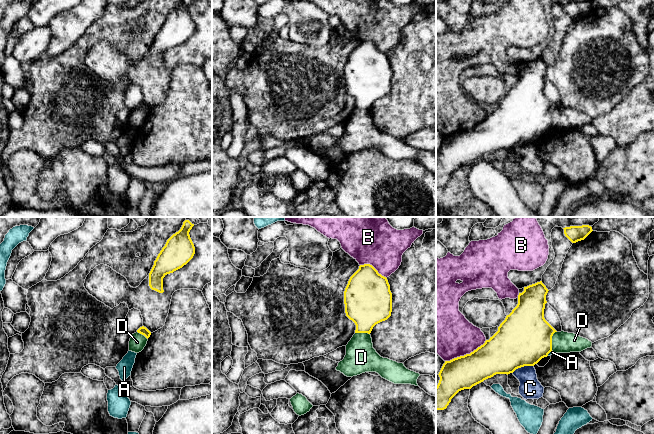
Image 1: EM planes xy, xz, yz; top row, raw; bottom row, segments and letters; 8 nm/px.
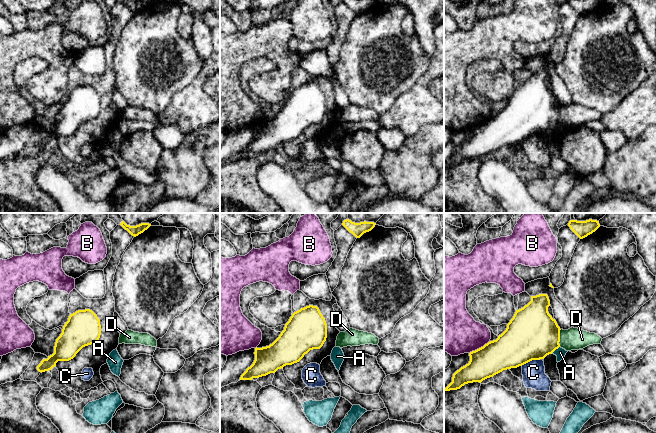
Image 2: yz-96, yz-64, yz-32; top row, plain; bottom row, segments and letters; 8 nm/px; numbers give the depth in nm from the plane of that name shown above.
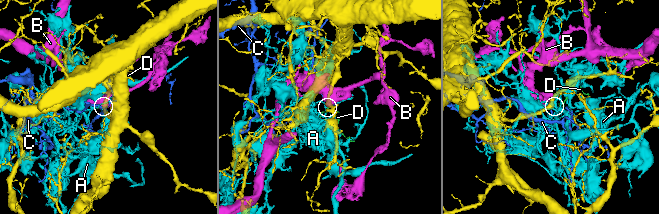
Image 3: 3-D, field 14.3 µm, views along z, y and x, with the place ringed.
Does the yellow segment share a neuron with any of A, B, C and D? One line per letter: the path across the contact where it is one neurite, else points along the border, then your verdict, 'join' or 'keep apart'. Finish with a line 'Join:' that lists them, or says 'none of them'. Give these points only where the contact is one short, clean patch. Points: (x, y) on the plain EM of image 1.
A: keep apart
B: keep apart
C: keep apart
D: join
Join: D

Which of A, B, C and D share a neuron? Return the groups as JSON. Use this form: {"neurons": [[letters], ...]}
{"neurons": [["A"], ["B"], ["C"], ["D"]]}

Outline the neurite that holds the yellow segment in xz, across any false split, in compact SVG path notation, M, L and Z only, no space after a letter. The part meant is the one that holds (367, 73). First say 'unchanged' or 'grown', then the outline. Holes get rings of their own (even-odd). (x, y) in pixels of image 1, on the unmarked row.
grown | M370 40L360 41L359 45L350 53L344 67L346 92L356 101L355 110L346 121L346 131L336 143L347 153L353 153L365 148L376 148L382 154L394 160L411 160L418 162L419 149L407 145L403 139L381 133L373 124L371 107L373 103L387 96L392 88L392 69L386 53Z

